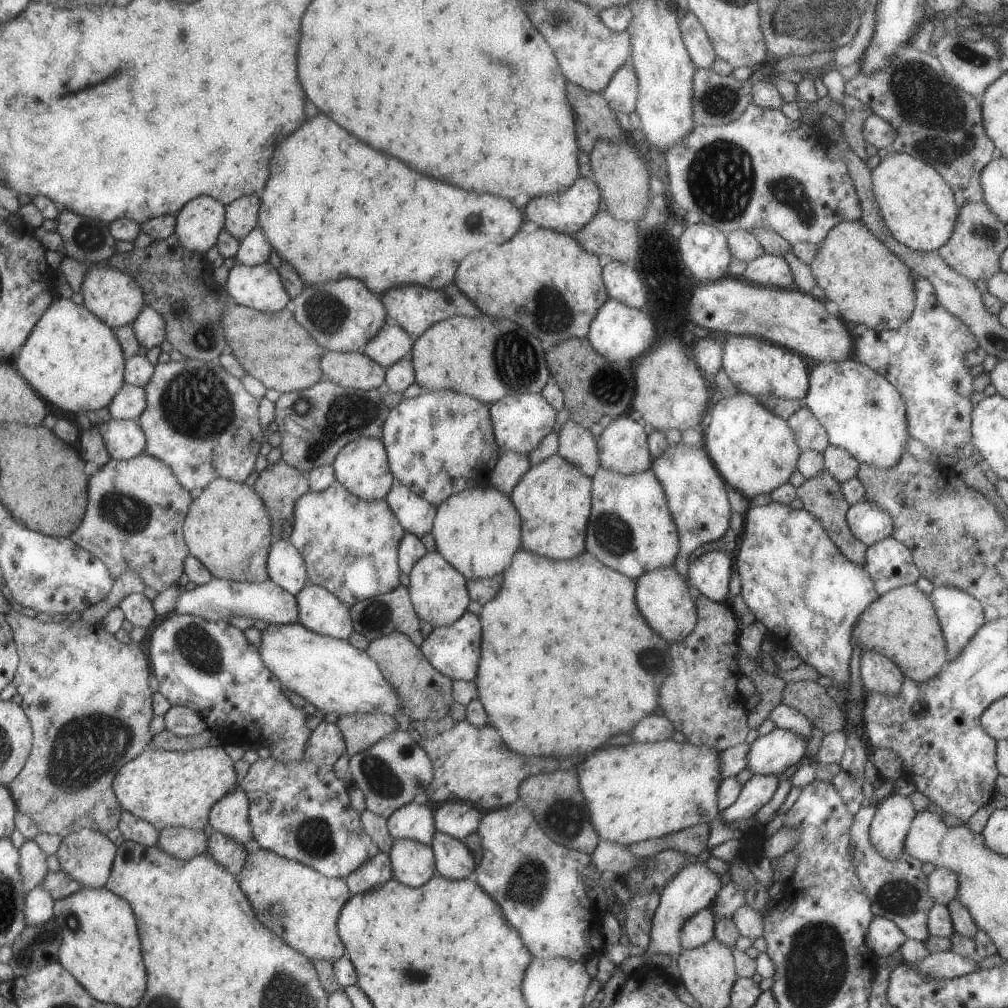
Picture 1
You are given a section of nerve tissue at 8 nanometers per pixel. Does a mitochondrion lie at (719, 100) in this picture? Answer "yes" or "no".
yes

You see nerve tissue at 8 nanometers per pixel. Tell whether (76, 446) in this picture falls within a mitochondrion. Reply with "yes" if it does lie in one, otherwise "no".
no

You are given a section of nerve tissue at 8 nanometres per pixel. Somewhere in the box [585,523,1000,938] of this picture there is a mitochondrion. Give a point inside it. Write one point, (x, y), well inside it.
(901, 897)

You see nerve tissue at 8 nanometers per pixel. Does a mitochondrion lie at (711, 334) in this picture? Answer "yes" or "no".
no

